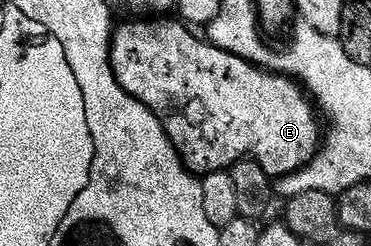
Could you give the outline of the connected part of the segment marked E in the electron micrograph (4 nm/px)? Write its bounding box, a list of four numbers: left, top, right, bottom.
[110,19,322,179]

